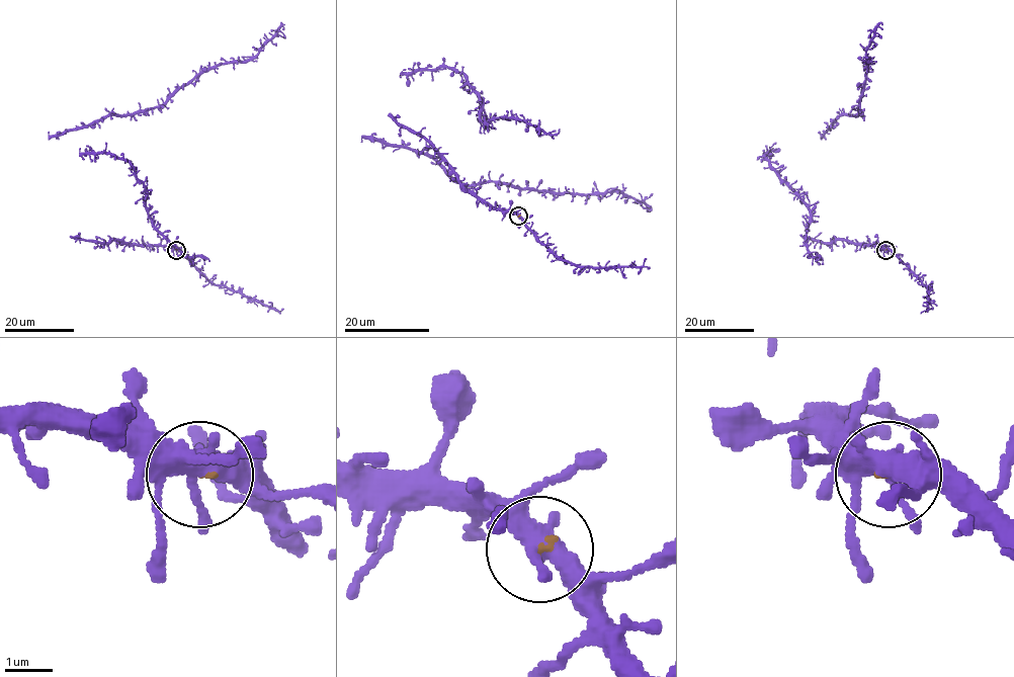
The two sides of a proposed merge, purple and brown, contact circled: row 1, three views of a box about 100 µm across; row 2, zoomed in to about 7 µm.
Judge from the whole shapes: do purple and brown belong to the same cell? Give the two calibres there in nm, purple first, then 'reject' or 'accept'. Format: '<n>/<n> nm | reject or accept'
400/80 nm | accept

